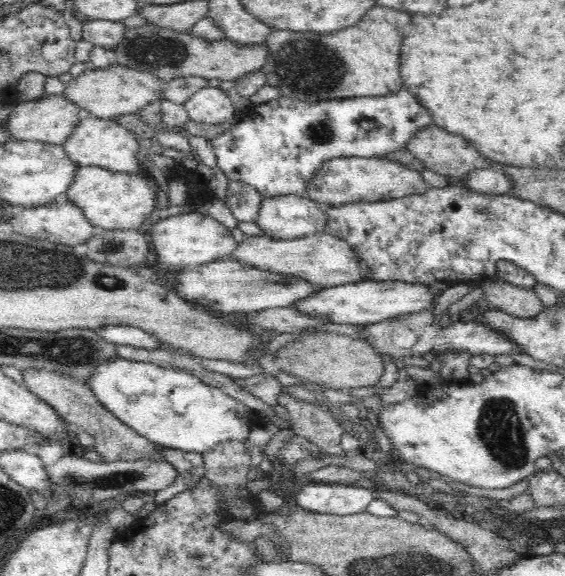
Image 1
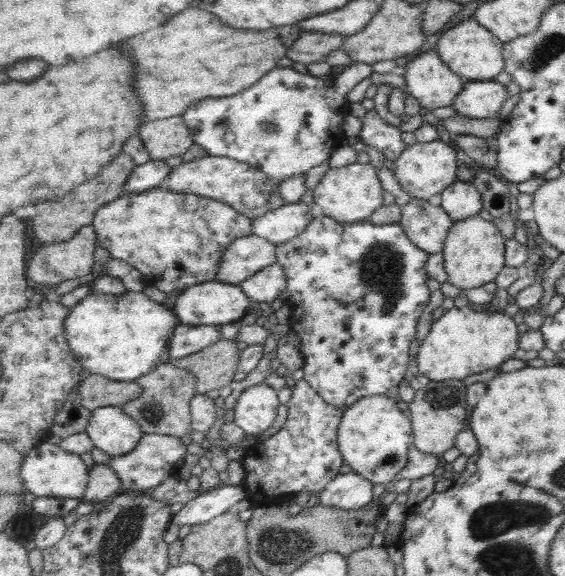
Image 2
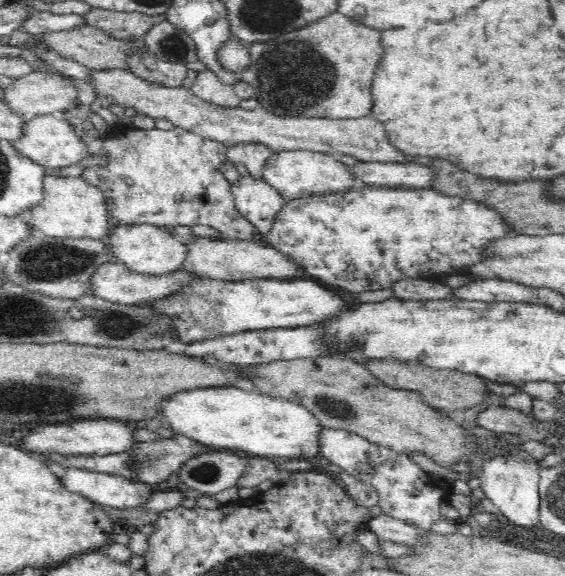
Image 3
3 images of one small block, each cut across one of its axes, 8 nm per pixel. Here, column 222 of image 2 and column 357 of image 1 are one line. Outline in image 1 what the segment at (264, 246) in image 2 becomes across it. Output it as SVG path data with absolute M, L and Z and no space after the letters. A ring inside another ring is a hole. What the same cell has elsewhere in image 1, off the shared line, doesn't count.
M321 232L291 240L274 239L267 235L246 237L232 250L230 258L274 276L304 280L314 288L328 288L364 280L363 272L359 269L359 260L356 260L350 247L342 240Z

